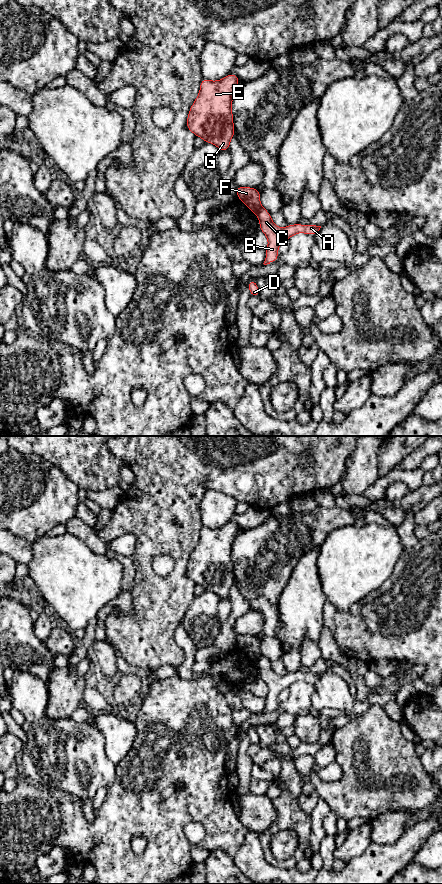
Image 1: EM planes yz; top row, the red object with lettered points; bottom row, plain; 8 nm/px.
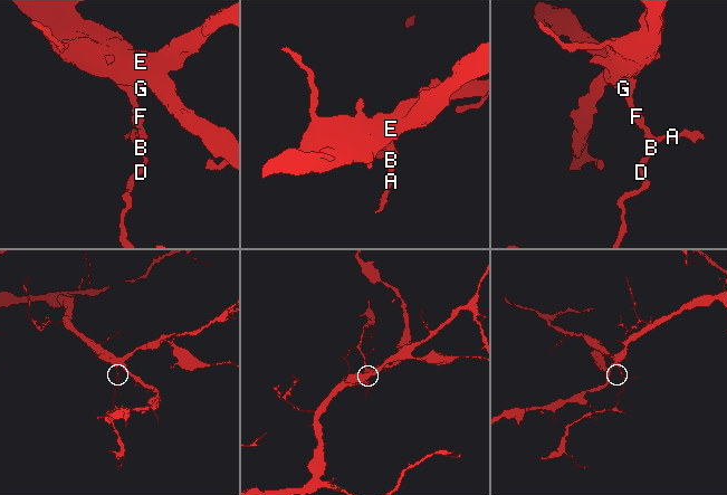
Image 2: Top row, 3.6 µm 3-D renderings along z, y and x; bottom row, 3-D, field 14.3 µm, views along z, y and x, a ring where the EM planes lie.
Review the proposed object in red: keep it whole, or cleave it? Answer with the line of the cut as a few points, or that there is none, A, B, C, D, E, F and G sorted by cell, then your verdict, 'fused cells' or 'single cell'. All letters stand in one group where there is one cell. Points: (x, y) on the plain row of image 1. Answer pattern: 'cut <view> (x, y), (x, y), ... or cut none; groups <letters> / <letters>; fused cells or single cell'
cut yz (261, 655), (256, 662); groups A B C D / E F G; fused cells

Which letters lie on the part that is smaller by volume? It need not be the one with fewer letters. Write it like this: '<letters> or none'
A, B, C, D

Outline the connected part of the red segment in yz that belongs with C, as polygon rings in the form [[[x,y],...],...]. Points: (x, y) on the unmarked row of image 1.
[[[261,656],[257,662],[260,675],[259,677],[266,683],[268,687],[268,694],[265,698],[266,706],[264,713],[275,710],[278,705],[278,695],[286,688],[289,688],[291,684],[298,681],[305,681],[307,683],[316,682],[321,674],[316,673],[302,673],[302,672],[293,672],[287,673],[284,676],[277,675],[272,667],[271,662],[265,657]]]

